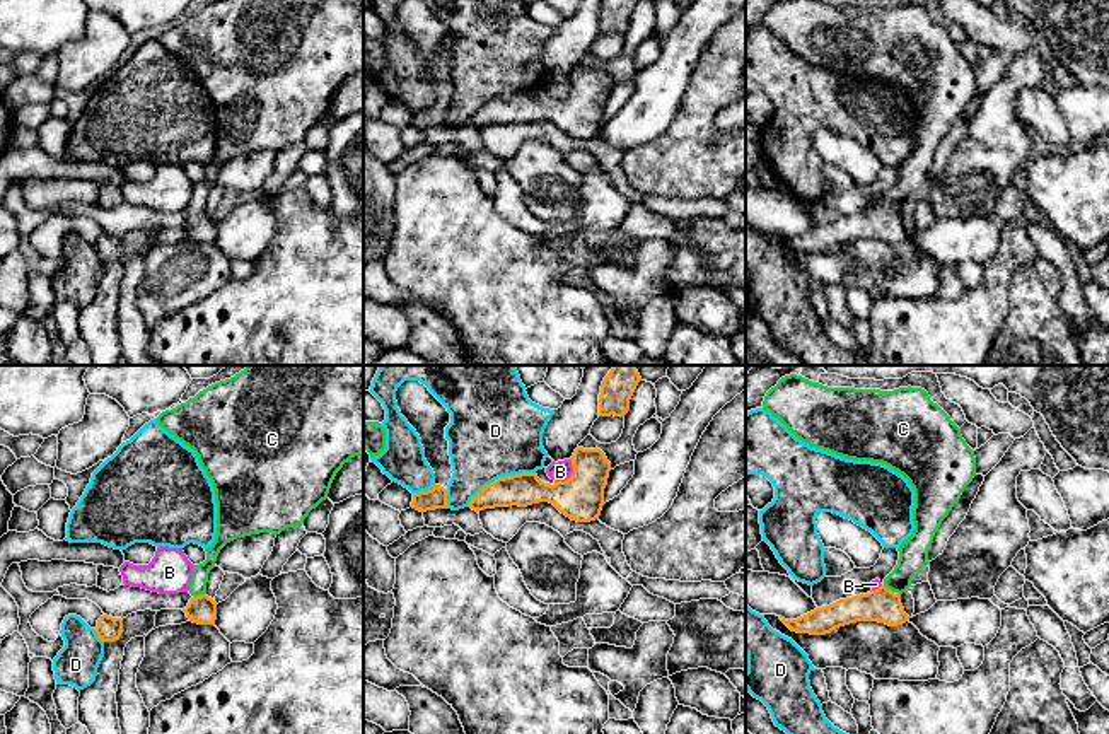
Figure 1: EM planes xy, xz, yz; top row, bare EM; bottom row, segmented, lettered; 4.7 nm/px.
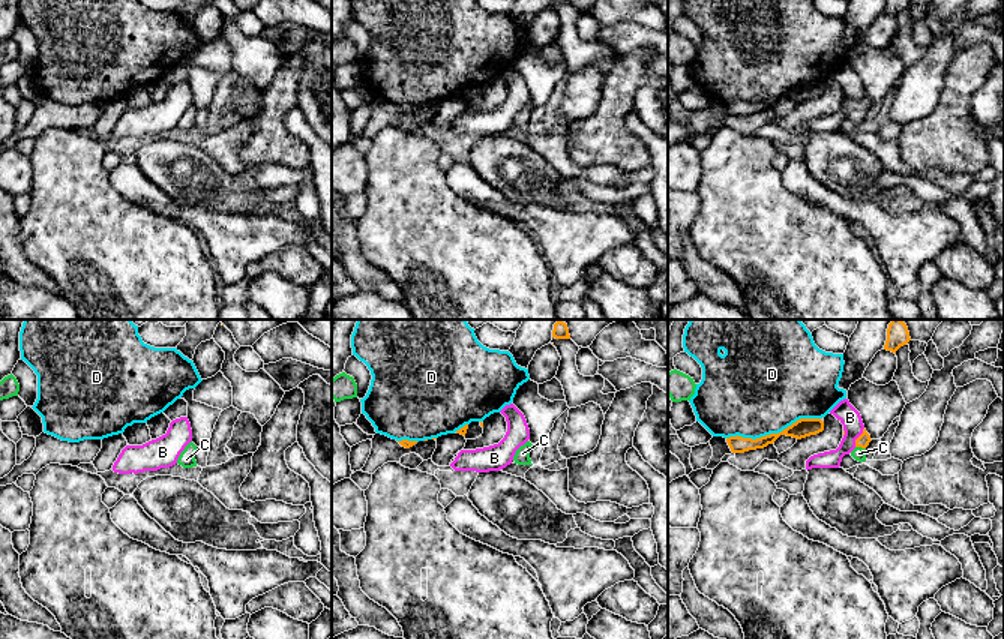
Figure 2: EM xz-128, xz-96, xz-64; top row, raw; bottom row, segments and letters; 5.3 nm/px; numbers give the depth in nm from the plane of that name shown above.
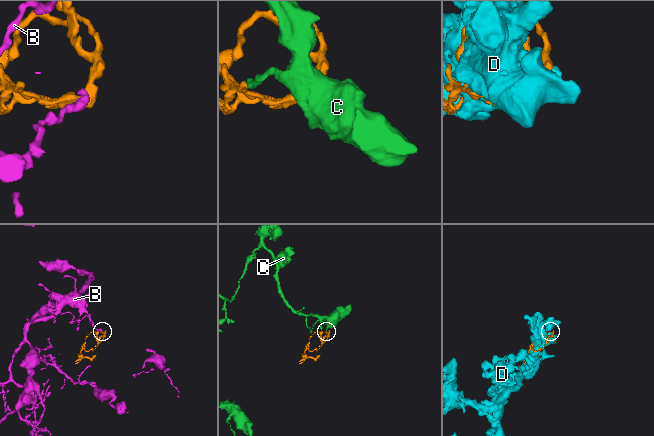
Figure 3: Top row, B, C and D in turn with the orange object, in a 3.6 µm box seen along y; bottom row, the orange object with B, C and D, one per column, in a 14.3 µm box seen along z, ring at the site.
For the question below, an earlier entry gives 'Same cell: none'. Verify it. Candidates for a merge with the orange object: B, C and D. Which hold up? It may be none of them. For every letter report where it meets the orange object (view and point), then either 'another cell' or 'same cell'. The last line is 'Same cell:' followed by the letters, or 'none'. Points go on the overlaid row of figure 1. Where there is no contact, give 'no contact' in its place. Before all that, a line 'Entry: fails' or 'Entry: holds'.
Entry: fails
B: meets orange in xz at (572, 475); another cell
C: meets orange in xy at (198, 596); same cell
D: meets orange in xz at (500, 478); another cell
Same cell: C

